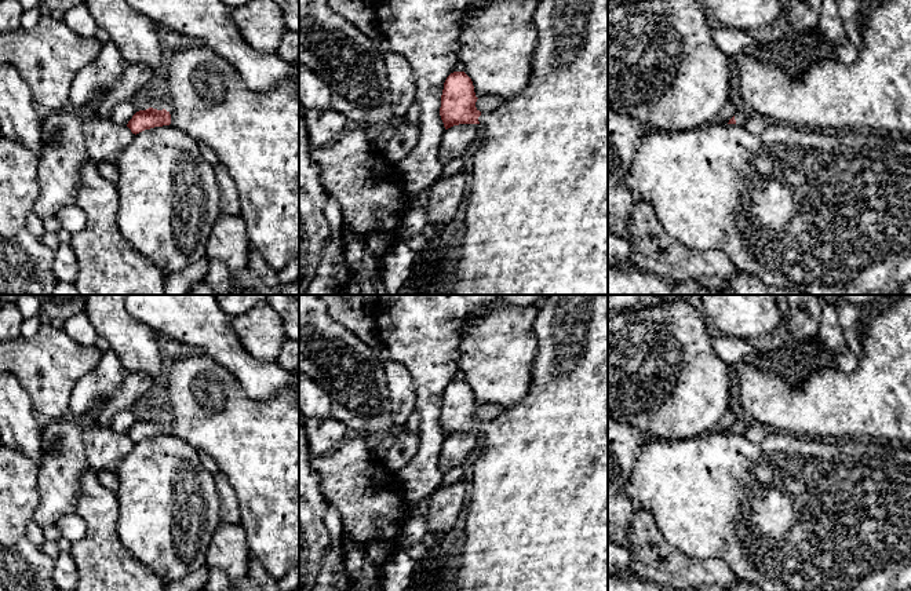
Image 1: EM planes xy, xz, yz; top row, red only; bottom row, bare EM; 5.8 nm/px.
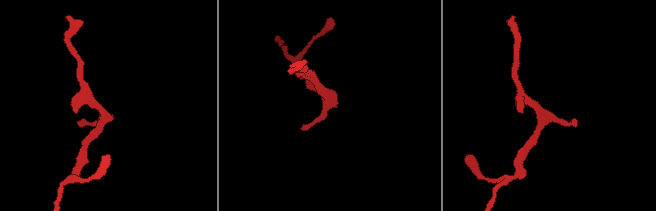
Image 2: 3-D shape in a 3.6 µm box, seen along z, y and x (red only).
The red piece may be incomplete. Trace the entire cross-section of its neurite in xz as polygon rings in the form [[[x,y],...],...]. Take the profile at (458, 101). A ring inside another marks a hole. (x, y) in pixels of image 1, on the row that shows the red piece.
[[[540,0],[533,21],[538,30],[538,44],[533,51],[531,77],[525,90],[515,98],[504,101],[492,112],[481,113],[475,107],[478,98],[473,81],[464,72],[451,73],[444,83],[440,116],[445,129],[459,124],[480,124],[484,129],[484,138],[475,145],[474,168],[470,175],[471,193],[464,220],[460,225],[463,236],[441,284],[441,295],[608,295],[608,0]]]

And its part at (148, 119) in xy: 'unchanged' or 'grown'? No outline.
grown

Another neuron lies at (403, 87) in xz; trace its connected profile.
[[[396,52],[383,56],[390,85],[390,109],[394,120],[404,118],[416,98],[416,81],[408,61]]]

